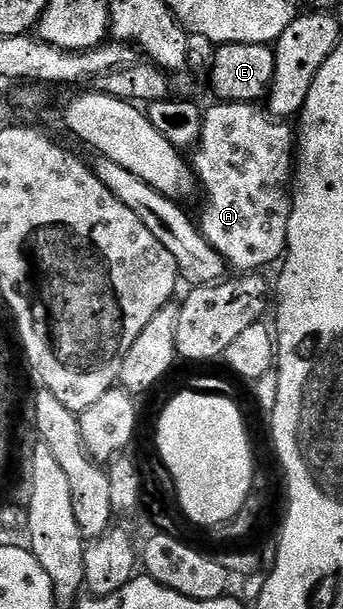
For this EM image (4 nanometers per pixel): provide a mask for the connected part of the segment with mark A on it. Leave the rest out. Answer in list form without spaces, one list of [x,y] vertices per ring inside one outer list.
[[[216,102],[213,105],[204,112],[200,141],[190,156],[202,194],[204,190],[204,209],[198,215],[198,227],[206,242],[222,254],[229,269],[252,274],[264,270],[260,268],[267,264],[275,265],[288,247],[294,187],[294,128],[288,125],[291,123],[273,116],[267,107],[255,103]]]

